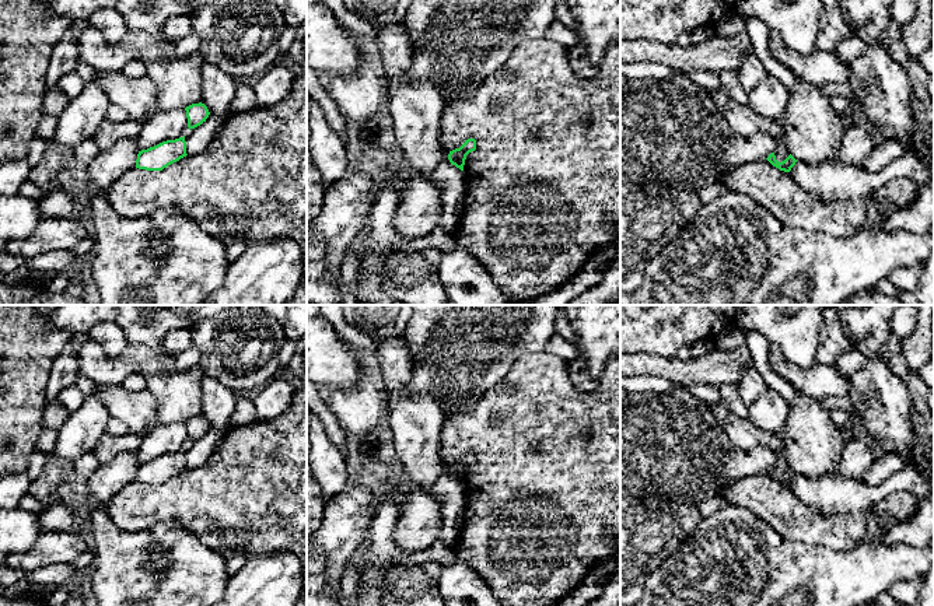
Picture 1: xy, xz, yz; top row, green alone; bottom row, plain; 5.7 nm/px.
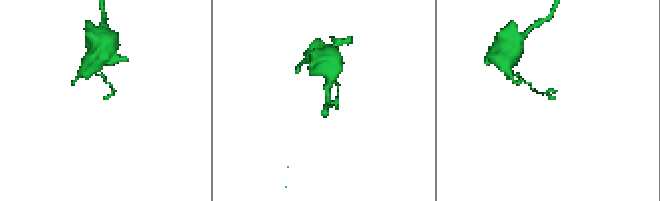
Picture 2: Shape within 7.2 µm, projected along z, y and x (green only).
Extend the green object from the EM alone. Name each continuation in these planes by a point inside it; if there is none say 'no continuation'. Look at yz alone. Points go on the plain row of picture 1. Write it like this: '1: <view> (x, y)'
no continuation

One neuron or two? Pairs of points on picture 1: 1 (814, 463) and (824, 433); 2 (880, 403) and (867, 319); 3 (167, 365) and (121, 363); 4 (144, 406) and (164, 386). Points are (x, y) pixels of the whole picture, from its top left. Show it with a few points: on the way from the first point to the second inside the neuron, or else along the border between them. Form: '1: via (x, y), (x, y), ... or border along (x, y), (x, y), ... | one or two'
1: via (814, 456), (814, 442), (817, 440) | one
2: via (875, 382), (875, 365), (870, 340) | one
3: via (156, 363), (132, 363) | one
4: border along (146, 388), (156, 402), (156, 421), (151, 427) | two

